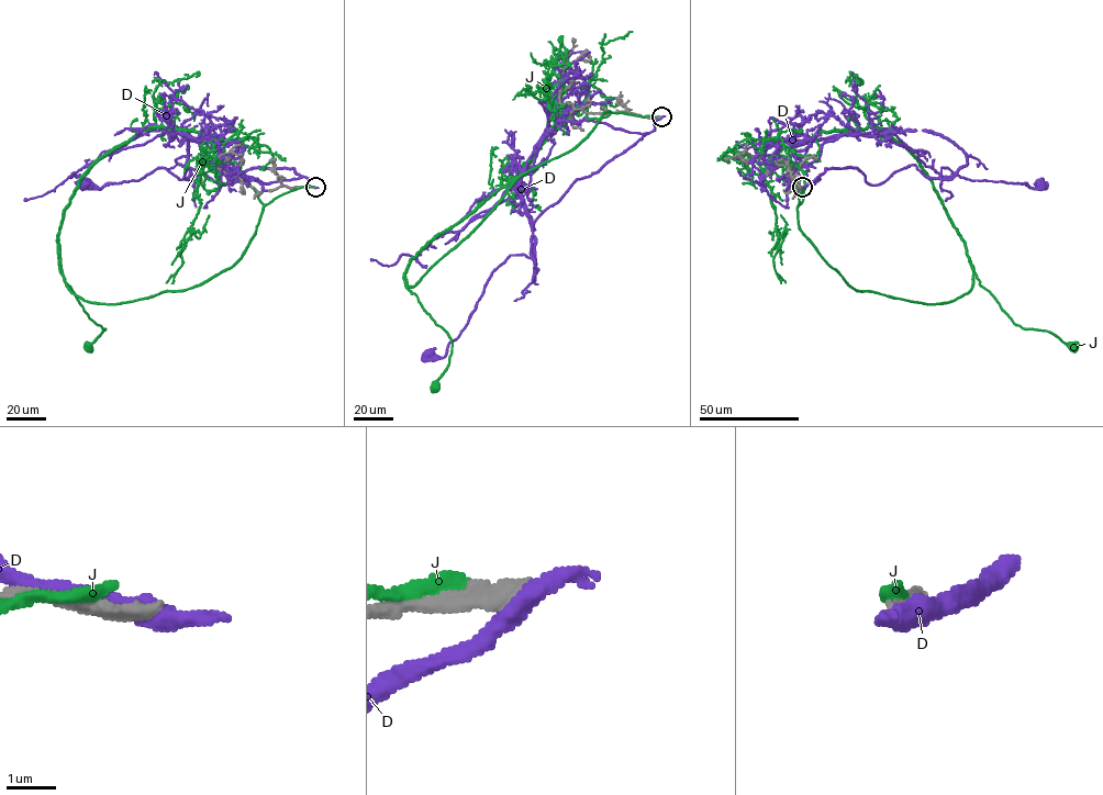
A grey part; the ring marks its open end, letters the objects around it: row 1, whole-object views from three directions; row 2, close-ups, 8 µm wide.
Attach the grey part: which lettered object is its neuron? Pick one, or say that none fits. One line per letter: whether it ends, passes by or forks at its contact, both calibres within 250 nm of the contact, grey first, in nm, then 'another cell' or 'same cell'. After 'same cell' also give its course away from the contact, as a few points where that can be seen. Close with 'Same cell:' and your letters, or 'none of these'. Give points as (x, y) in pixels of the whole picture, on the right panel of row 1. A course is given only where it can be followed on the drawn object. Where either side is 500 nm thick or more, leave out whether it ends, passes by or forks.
D: it passes by; calibres 400 and 400 nm; another cell
J: it ends; calibres 280 and 400 nm; another cell
Same cell: none of these

